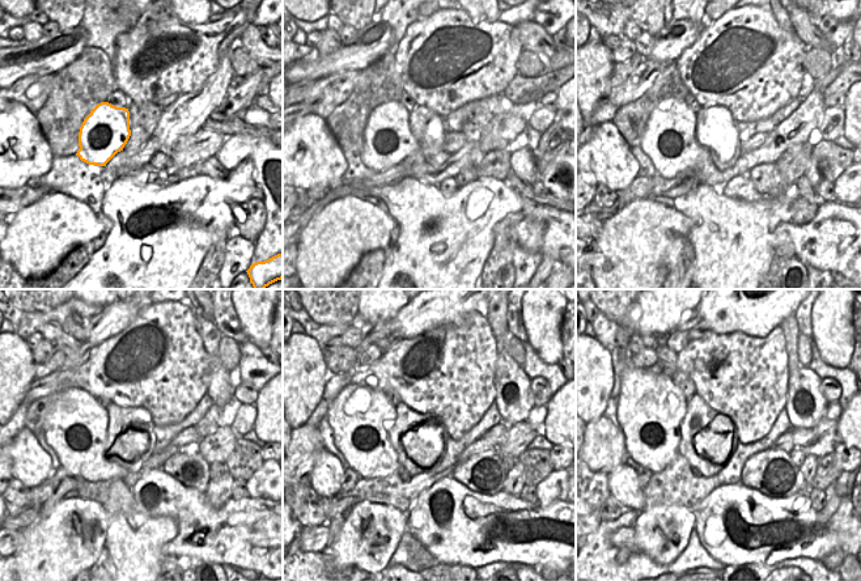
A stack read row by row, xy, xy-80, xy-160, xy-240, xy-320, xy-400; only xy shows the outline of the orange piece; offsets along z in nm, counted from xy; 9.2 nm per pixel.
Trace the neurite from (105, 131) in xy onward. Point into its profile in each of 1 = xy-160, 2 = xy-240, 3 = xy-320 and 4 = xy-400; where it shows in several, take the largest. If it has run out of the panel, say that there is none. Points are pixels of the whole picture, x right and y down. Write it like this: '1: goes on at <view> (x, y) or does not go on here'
1: goes on at xy-160 (669, 140)
2: goes on at xy-240 (75, 428)
3: goes on at xy-320 (360, 418)
4: goes on at xy-400 (650, 408)

